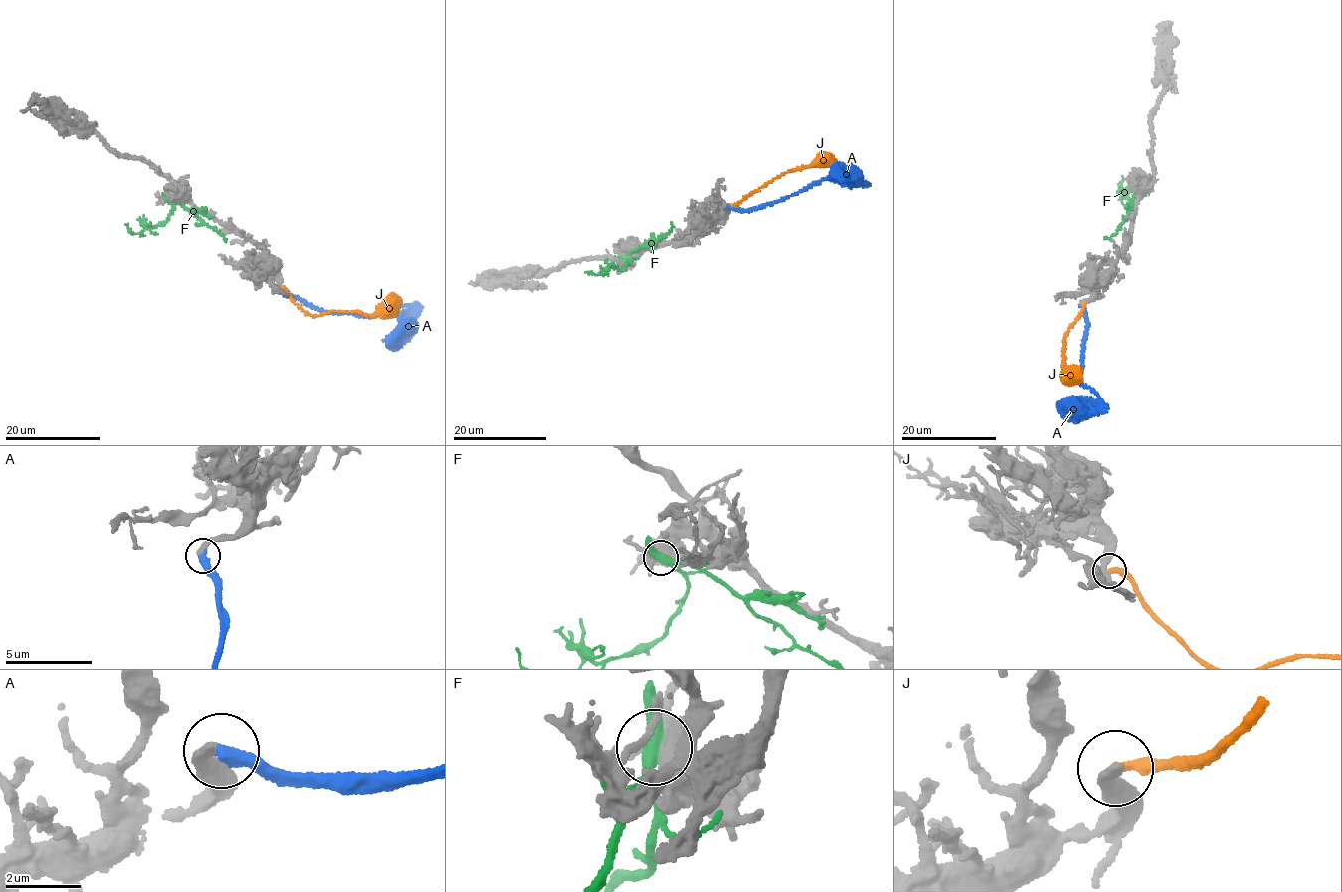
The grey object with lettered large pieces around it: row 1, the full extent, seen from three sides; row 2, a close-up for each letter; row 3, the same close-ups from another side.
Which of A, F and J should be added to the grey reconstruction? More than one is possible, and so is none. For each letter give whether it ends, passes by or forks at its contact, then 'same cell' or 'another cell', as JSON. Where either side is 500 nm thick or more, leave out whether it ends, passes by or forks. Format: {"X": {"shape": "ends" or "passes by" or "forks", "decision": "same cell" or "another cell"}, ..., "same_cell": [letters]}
{"A": {"shape": "ends", "decision": "same cell"}, "F": {"shape": "forks", "decision": "another cell"}, "J": {"shape": "ends", "decision": "another cell"}, "same_cell": ["A"]}

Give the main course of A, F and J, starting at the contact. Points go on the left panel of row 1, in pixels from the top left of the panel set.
A: (281, 290), (323, 311), (369, 315), (406, 306), (403, 318), (405, 331), (398, 347), (388, 347)
F: (166, 199), (172, 204), (173, 210), (163, 223), (136, 233), (131, 232), (125, 224)
J: (280, 288), (305, 312), (315, 315), (336, 310), (352, 310), (366, 315), (394, 308), (399, 298)

